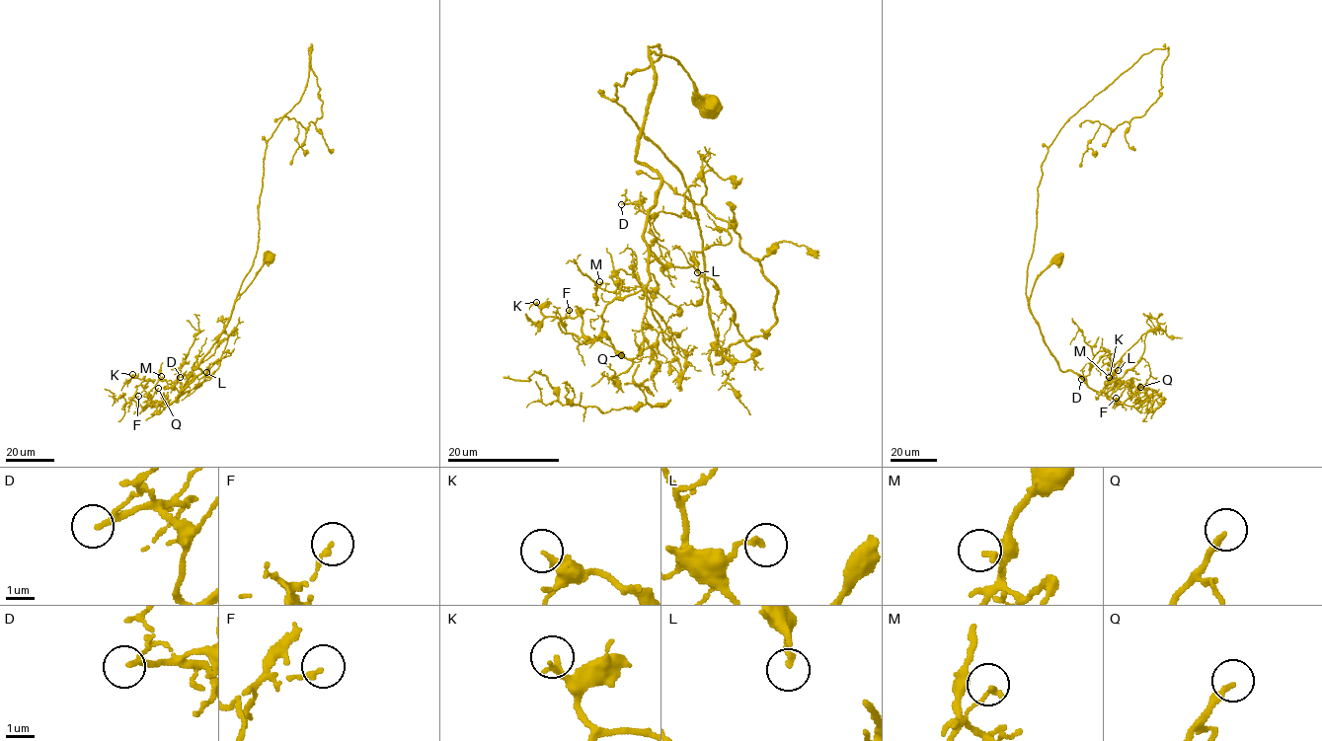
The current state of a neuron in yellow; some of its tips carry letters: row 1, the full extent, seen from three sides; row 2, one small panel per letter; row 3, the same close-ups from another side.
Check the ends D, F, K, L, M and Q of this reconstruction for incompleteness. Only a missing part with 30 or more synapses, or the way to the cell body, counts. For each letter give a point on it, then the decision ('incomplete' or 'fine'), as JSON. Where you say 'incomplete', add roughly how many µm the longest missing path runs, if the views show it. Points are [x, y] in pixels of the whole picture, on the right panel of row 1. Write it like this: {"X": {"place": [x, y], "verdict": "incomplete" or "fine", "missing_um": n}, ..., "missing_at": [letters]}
{"D": {"place": [1081, 379], "verdict": "incomplete", "missing_um": 40}, "F": {"place": [1116, 398], "verdict": "fine"}, "K": {"place": [1109, 377], "verdict": "fine"}, "L": {"place": [1118, 370], "verdict": "fine"}, "M": {"place": [1109, 377], "verdict": "fine"}, "Q": {"place": [1140, 387], "verdict": "incomplete", "missing_um": 50}, "missing_at": ["D", "Q"]}

